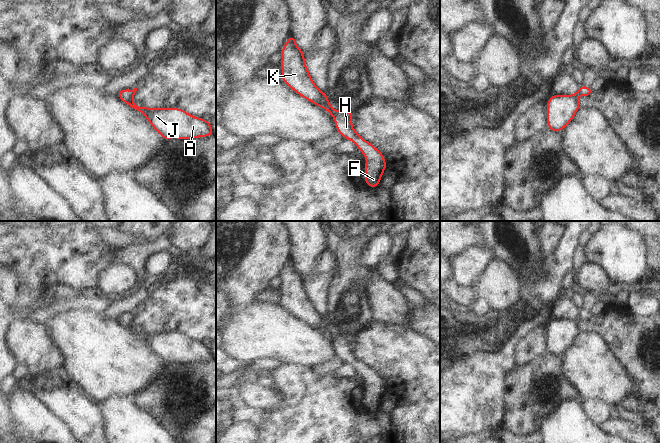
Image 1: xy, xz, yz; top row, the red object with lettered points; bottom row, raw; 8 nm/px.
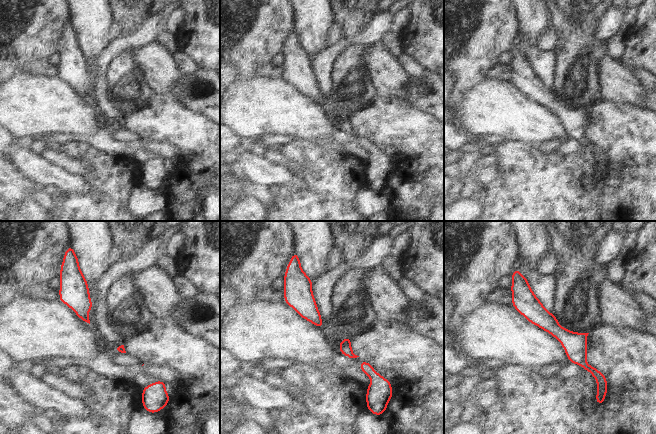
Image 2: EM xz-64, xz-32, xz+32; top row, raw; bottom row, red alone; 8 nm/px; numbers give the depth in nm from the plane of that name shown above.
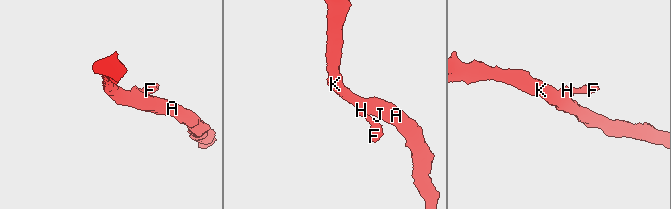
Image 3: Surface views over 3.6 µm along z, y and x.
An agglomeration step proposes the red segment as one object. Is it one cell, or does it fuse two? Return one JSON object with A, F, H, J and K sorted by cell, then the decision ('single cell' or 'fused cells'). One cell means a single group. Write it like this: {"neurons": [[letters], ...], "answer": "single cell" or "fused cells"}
{"neurons": [["A", "F", "H", "J", "K"]], "answer": "single cell"}

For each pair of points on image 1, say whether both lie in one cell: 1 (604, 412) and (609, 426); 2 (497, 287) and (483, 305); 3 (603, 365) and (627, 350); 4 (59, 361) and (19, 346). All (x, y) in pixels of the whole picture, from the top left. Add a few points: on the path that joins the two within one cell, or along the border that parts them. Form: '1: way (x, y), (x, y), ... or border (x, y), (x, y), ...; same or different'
1: border (611, 417), (599, 425); different
2: border (479, 298), (484, 299), (491, 308); different
3: border (602, 337), (629, 376); different
4: way (49, 357), (40, 355), (29, 346); same

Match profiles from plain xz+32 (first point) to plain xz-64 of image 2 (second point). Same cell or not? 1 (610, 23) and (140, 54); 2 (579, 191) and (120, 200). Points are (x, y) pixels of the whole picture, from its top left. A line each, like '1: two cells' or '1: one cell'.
1: two cells
2: one cell

